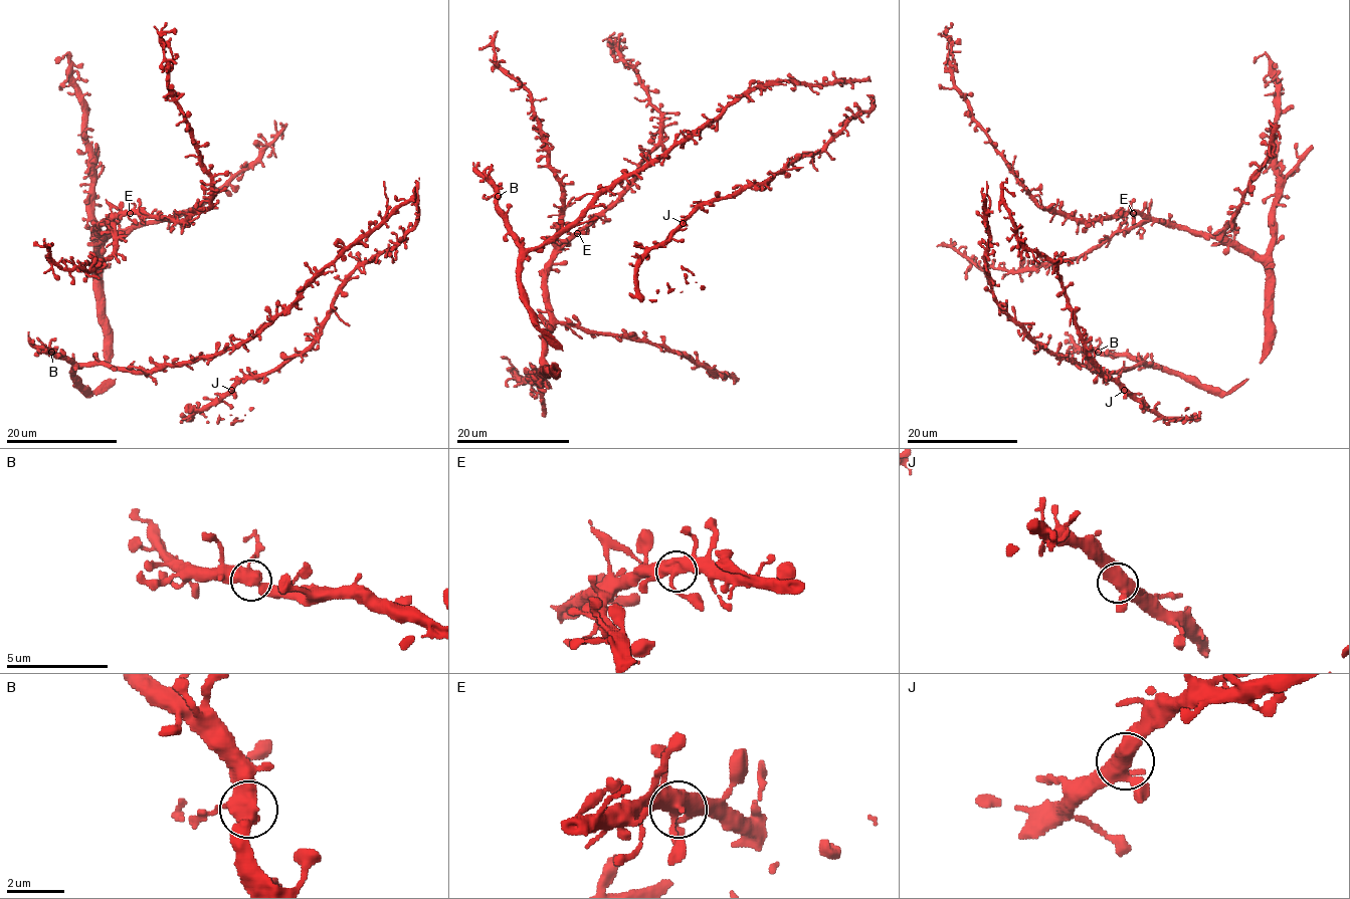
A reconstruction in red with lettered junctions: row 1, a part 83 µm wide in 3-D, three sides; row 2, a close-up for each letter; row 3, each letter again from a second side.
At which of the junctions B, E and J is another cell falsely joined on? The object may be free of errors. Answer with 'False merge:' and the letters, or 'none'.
False merge: none

